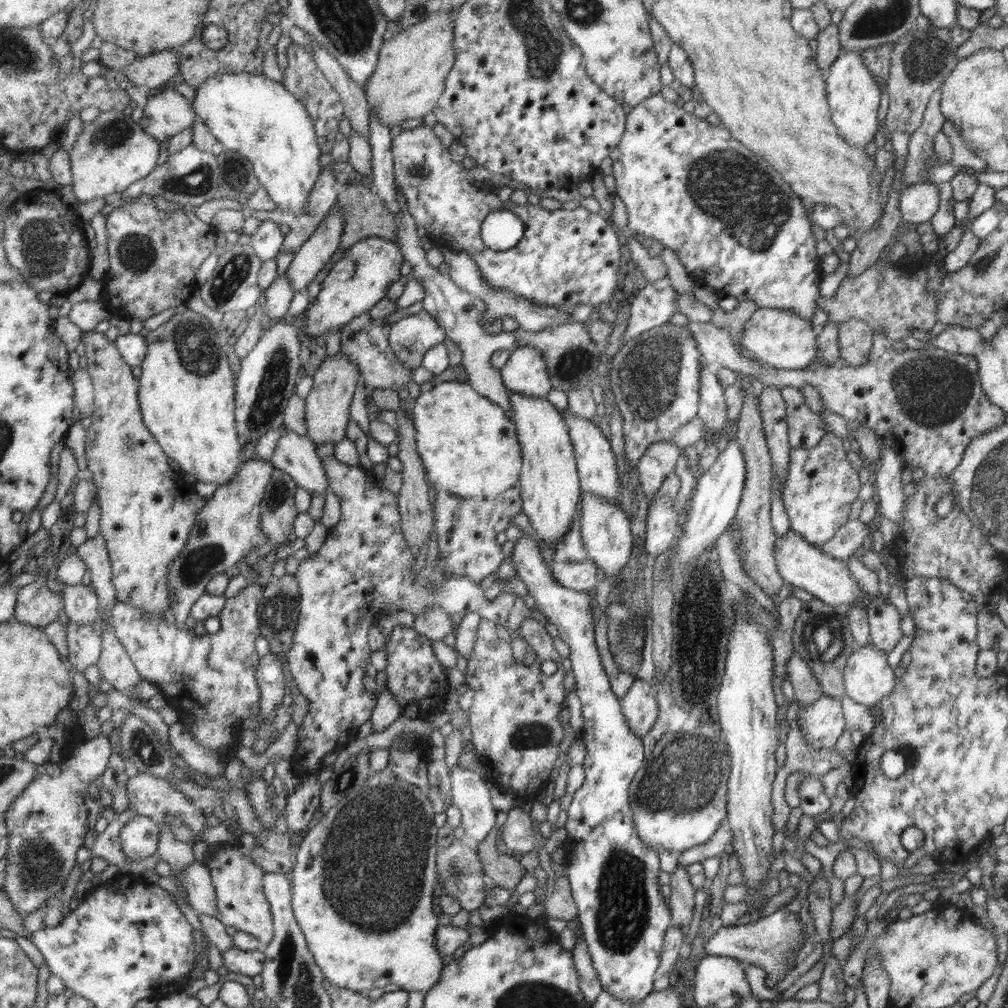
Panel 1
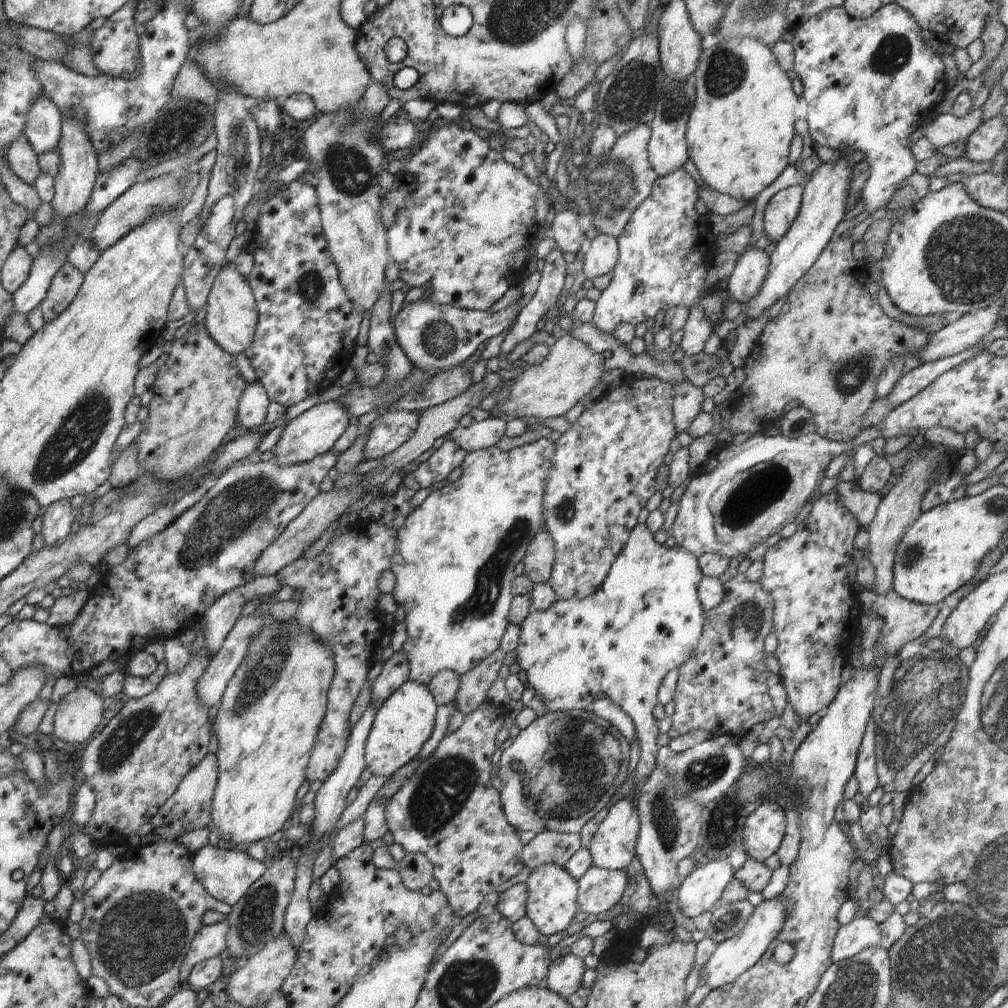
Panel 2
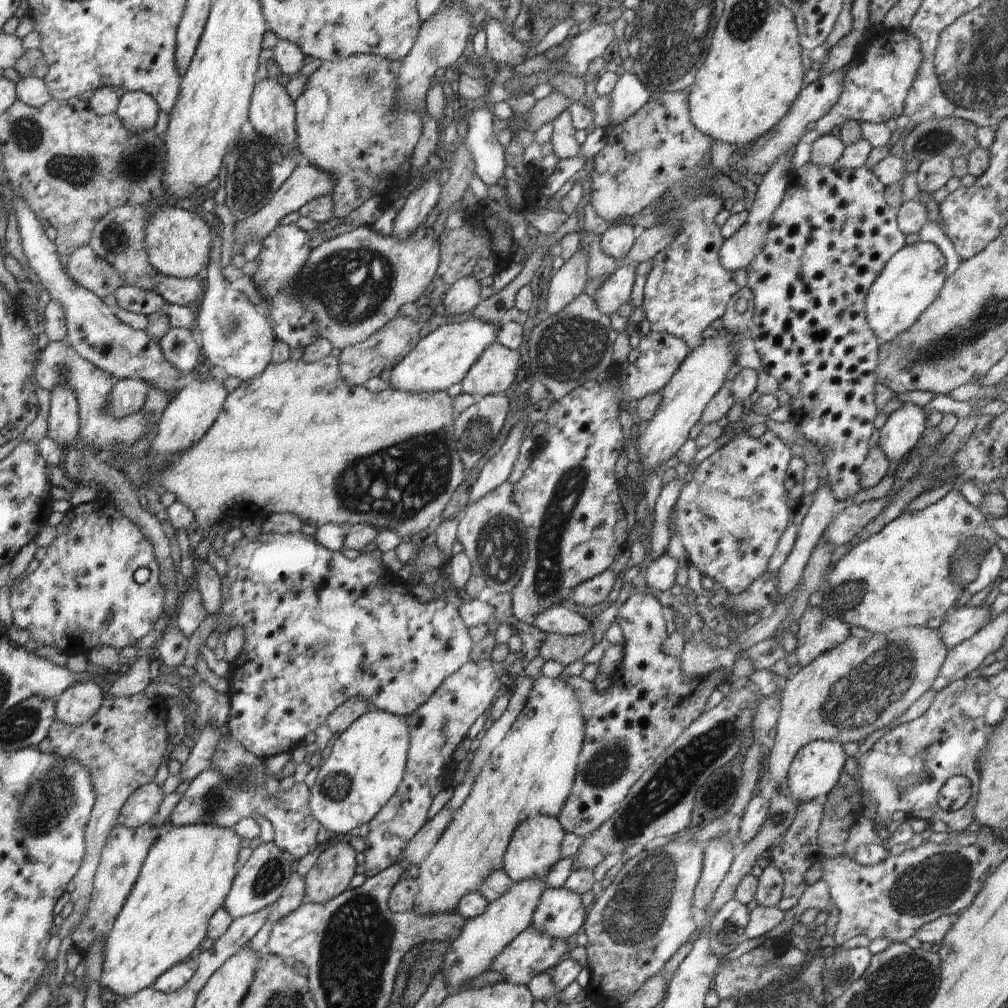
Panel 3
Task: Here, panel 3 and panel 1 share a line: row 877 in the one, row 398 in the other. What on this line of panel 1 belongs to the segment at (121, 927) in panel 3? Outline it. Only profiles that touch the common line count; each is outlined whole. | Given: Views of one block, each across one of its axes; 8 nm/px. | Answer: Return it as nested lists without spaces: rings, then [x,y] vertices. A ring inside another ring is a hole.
[[[180,305],[175,311],[175,315],[172,315],[166,323],[162,323],[156,330],[150,331],[146,337],[146,359],[141,365],[142,374],[138,379],[138,405],[140,405],[140,412],[143,416],[143,422],[146,428],[151,432],[154,440],[158,443],[158,446],[164,451],[166,456],[173,458],[181,466],[180,473],[185,478],[198,481],[198,482],[213,482],[214,485],[222,486],[228,484],[240,470],[242,466],[242,458],[240,458],[240,452],[242,452],[243,442],[238,437],[238,429],[236,429],[236,421],[234,420],[234,408],[235,408],[235,382],[233,371],[230,369],[228,363],[227,347],[220,342],[219,336],[216,334],[215,327],[210,321],[204,318],[204,315],[192,312],[185,305]]]

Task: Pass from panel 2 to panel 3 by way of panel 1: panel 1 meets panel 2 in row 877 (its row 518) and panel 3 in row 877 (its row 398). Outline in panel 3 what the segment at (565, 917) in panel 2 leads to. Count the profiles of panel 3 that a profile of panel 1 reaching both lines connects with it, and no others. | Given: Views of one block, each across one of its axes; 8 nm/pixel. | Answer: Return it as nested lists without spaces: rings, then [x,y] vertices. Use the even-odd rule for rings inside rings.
[[[546,815],[530,816],[513,832],[503,858],[503,869],[514,883],[528,879],[544,879],[548,876],[552,866],[562,859],[561,842],[565,830],[557,818]]]

